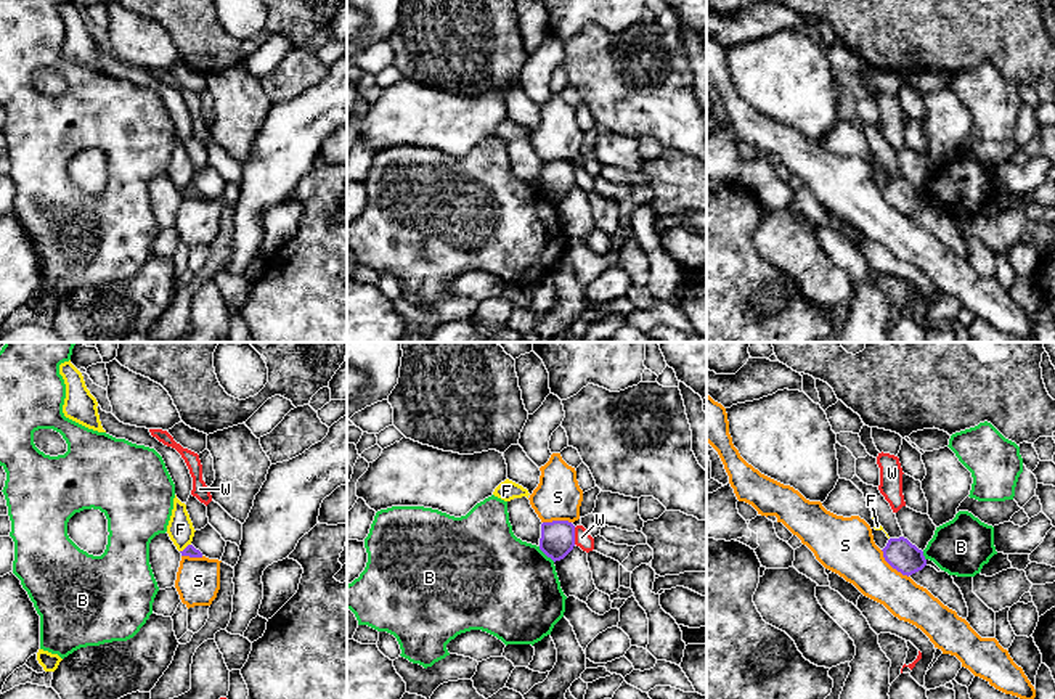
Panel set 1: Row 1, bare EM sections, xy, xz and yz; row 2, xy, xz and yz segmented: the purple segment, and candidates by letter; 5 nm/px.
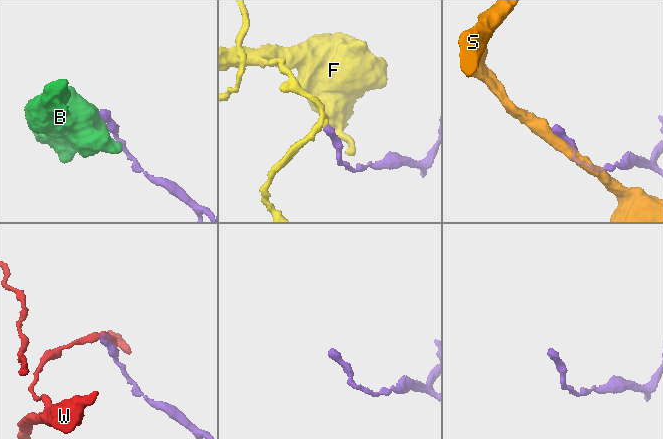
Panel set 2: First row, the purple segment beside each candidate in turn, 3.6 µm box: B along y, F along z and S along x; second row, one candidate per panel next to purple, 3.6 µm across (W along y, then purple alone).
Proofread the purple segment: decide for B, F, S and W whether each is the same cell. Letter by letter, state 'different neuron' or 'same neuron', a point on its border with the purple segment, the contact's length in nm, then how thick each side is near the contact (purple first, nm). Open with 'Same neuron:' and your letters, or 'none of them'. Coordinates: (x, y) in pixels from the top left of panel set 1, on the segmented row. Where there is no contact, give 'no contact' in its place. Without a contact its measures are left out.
Same neuron: none of them
B: different neuron; meets purple in xz at (546, 555); contact 120 nm long; 180 nm thick on the purple side, 500 nm on the other
F: different neuron; meets purple in xy at (187, 547); contact 70 nm long; 60 nm thick on the purple side, 130 nm on the other
S: different neuron; meets purple in yz at (892, 566); contact 200 nm long; 160 nm thick on the purple side, 280 nm on the other
W: different neuron; meets purple in xz at (574, 535); contact 90 nm long; 180 nm thick on the purple side, 80 nm on the other

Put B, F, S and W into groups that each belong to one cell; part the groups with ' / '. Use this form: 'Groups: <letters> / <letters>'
Groups: B / F / S / W

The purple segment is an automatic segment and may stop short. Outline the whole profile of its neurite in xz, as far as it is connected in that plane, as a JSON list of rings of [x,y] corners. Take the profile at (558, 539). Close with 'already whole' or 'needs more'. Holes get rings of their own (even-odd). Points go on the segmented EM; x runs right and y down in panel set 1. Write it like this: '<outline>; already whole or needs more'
[[[568,521],[541,524],[540,550],[554,562],[564,559],[575,546],[575,525]]]; already whole

